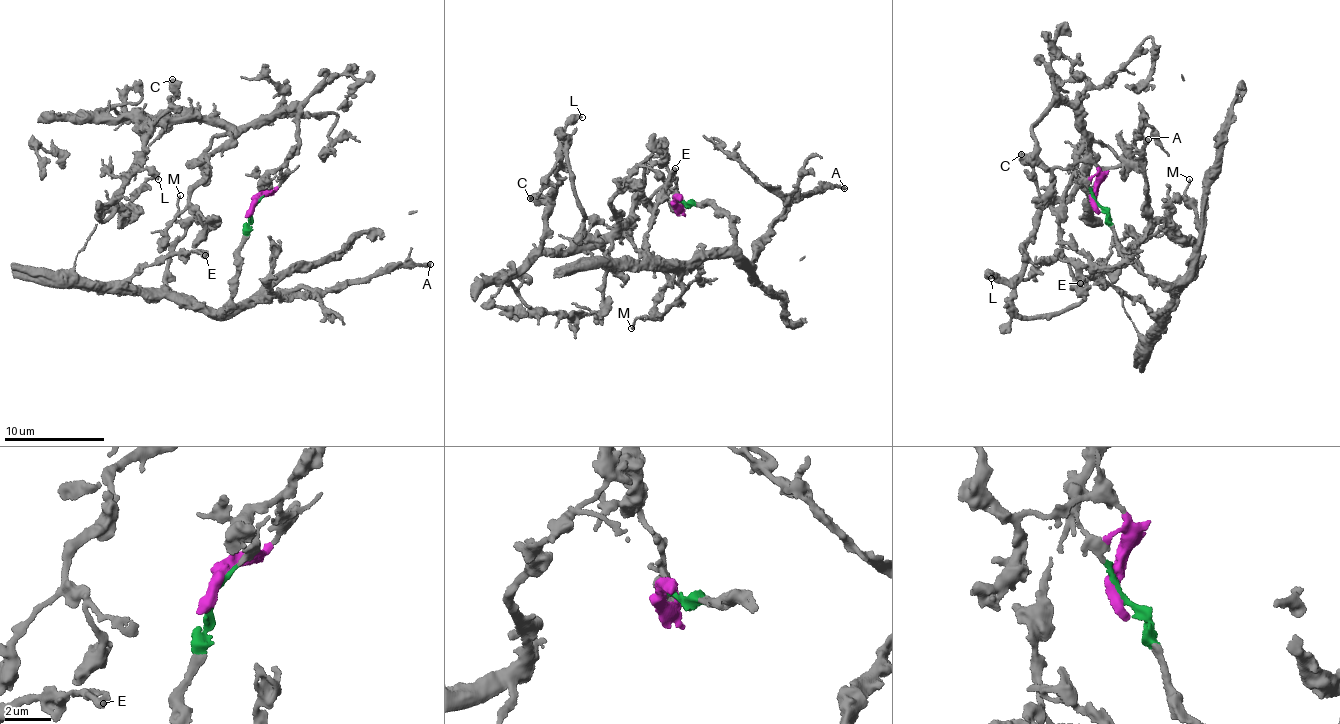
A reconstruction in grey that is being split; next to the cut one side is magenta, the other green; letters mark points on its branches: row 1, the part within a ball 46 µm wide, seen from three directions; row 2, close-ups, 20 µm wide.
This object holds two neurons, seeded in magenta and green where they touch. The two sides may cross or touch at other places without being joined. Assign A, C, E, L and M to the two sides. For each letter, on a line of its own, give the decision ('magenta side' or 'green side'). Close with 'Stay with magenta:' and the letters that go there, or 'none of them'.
A: green side
C: magenta side
E: green side
L: magenta side
M: green side
Stay with magenta: C, L

